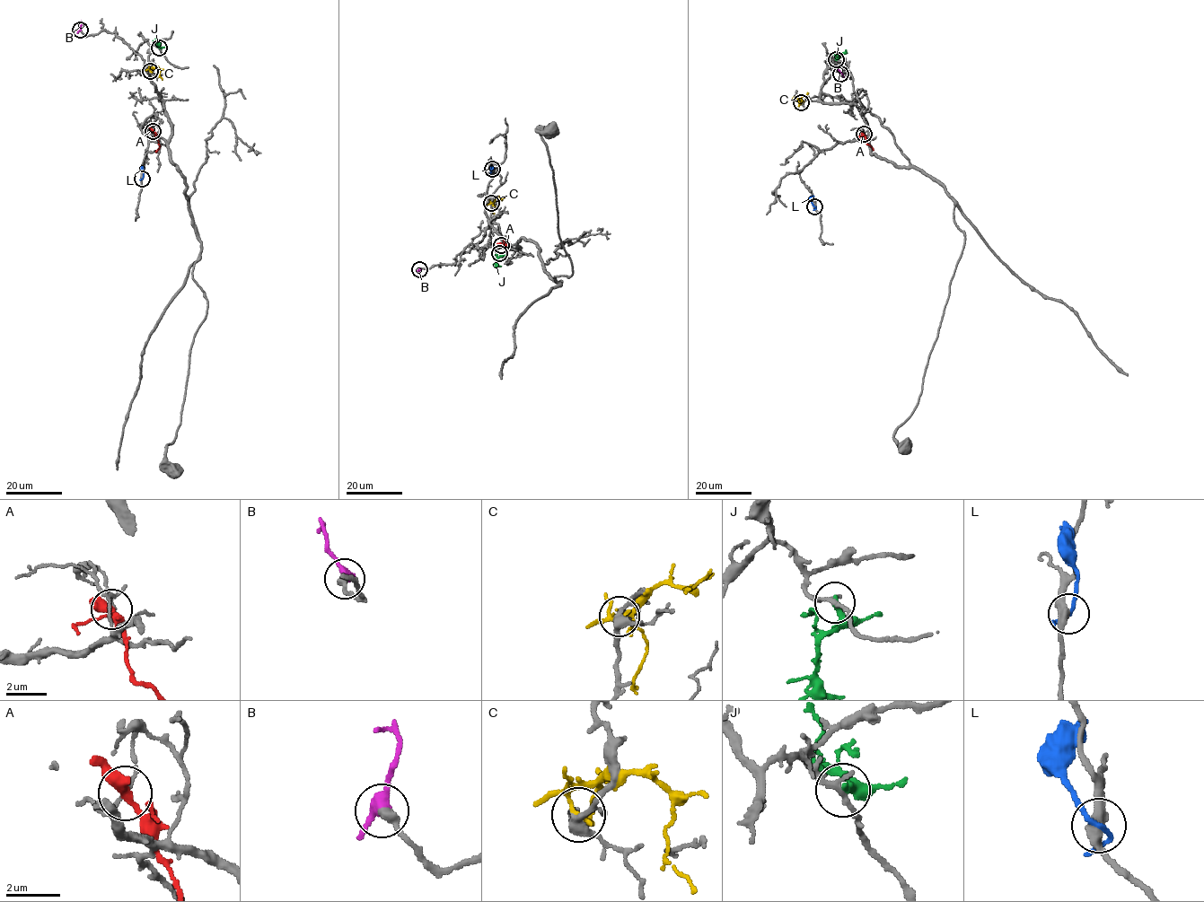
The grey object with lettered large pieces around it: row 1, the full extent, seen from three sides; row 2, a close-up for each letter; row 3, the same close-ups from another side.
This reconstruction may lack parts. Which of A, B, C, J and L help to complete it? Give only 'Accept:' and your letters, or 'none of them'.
Accept: B

